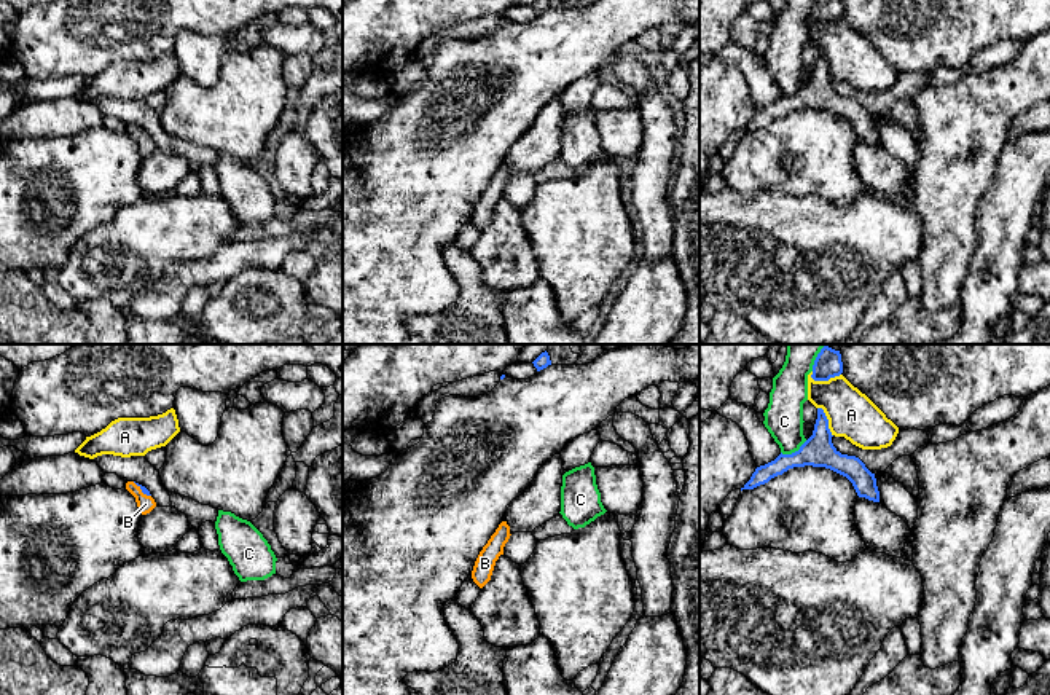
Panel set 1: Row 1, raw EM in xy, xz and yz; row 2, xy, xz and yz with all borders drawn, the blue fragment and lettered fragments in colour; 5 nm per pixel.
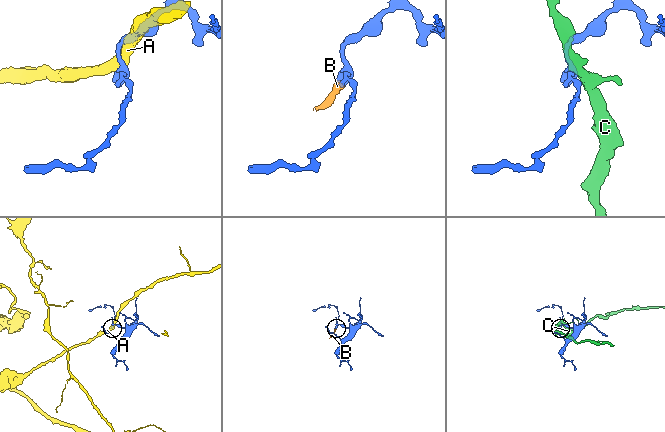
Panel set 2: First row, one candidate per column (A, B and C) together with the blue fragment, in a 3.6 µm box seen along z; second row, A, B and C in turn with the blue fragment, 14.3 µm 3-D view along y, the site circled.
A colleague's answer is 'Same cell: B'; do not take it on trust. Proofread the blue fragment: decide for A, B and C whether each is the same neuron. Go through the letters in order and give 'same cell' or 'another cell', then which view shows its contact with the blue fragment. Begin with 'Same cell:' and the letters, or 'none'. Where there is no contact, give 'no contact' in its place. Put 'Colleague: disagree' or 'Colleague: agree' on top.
Colleague: agree
Same cell: B
A: another cell; meets blue in yz
B: same cell; meets blue in xy
C: another cell; meets blue in yz

